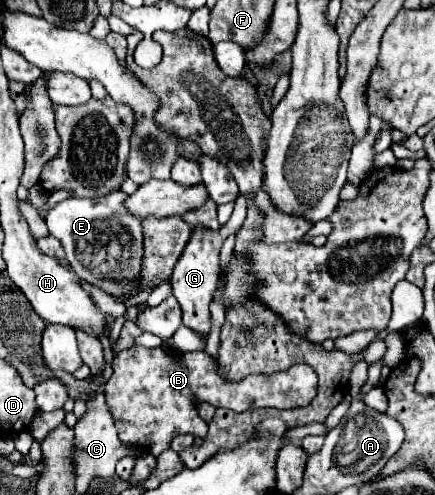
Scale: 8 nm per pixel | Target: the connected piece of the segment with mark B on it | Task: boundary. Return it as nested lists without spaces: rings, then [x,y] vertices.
[[[134,345],[134,349],[120,351],[112,363],[114,375],[106,383],[106,403],[114,425],[118,429],[118,439],[122,443],[138,443],[152,455],[170,447],[174,435],[206,435],[206,421],[200,419],[196,403],[220,403],[220,407],[232,409],[236,413],[248,409],[296,409],[306,407],[316,397],[318,377],[310,367],[290,367],[286,373],[274,373],[270,377],[250,375],[238,383],[224,381],[218,375],[218,363],[197,350],[170,357],[164,349],[146,349]]]

